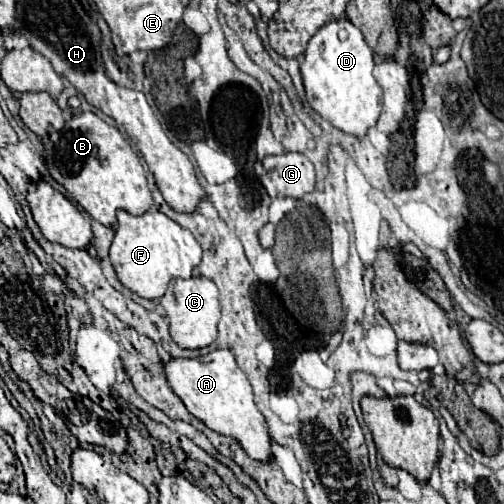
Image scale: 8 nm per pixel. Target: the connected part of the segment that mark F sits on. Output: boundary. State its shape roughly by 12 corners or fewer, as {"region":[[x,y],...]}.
{"region":[[118,210],[110,262],[134,294],[190,278],[198,240],[158,210]]}

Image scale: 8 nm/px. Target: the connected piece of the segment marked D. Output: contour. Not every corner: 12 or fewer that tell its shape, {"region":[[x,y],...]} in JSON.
{"region":[[344,16],[310,38],[306,100],[364,136],[382,110],[374,52]]}

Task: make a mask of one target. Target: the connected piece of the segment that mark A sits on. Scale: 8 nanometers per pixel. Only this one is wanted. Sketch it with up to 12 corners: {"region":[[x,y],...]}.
{"region":[[230,350],[162,370],[192,416],[272,456],[272,436]]}

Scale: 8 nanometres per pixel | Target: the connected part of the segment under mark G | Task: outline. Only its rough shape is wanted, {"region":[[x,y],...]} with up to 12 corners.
{"region":[[304,154],[266,156],[260,180],[270,196],[302,198],[314,190]]}

